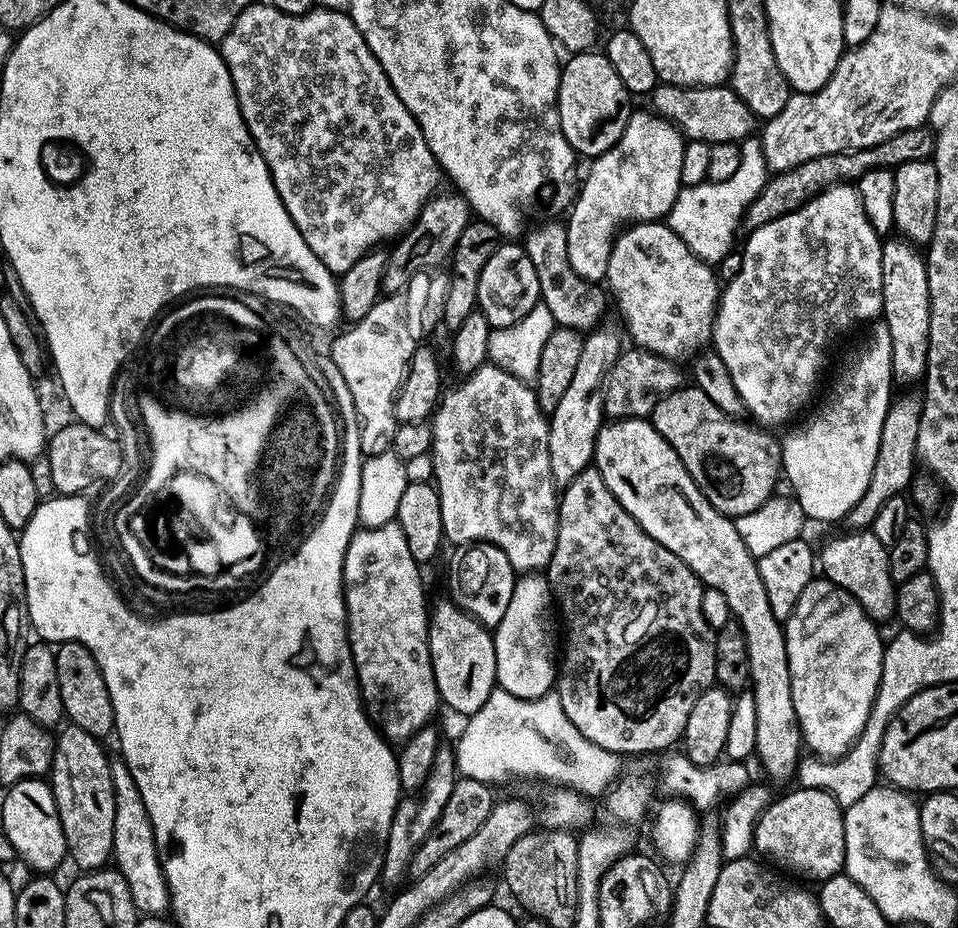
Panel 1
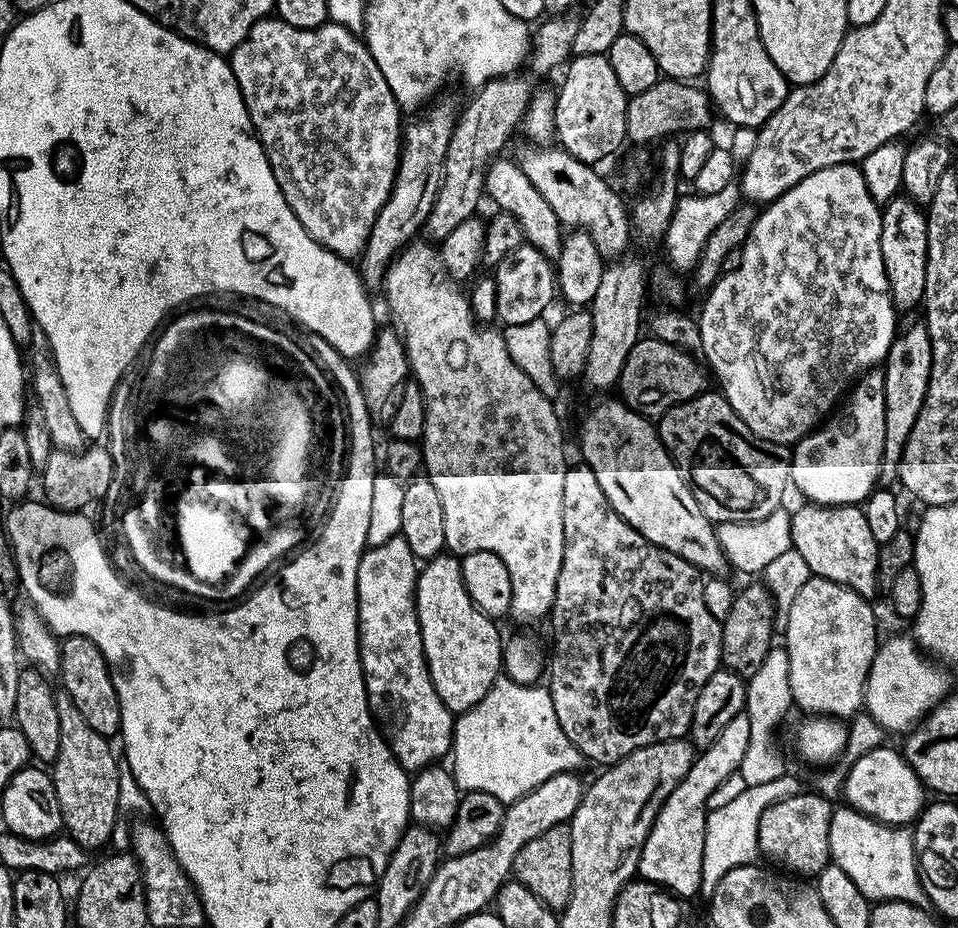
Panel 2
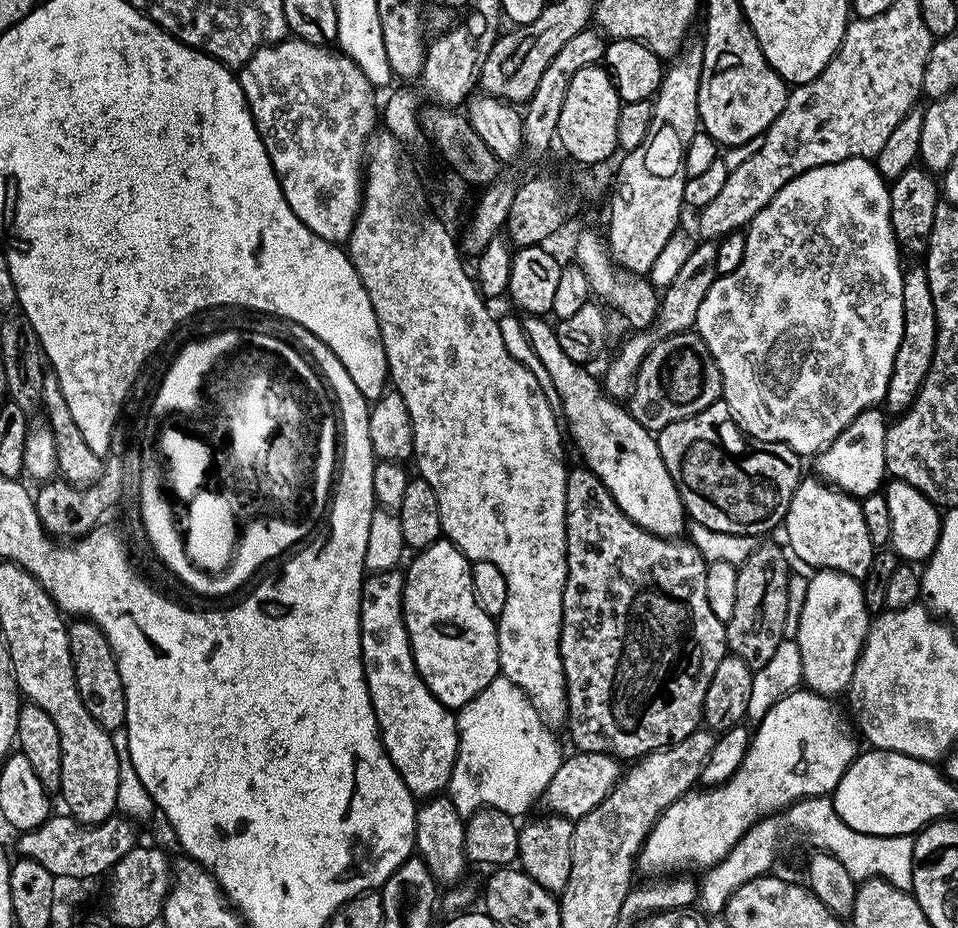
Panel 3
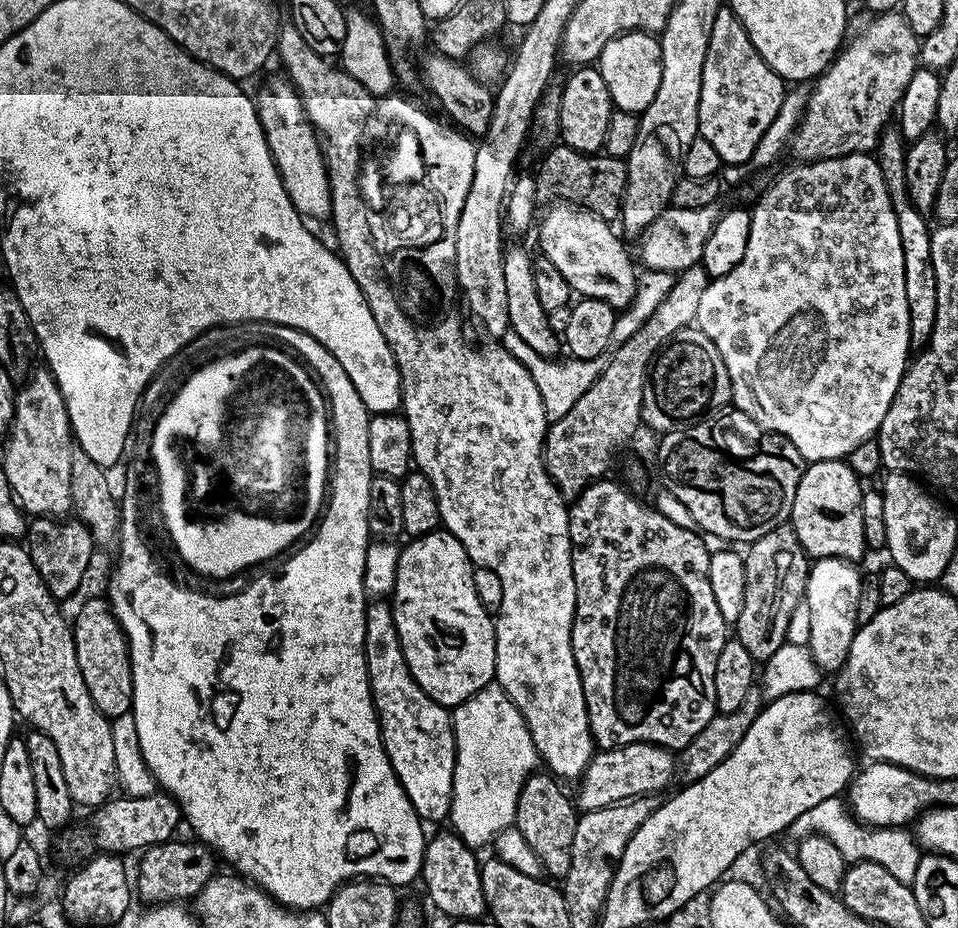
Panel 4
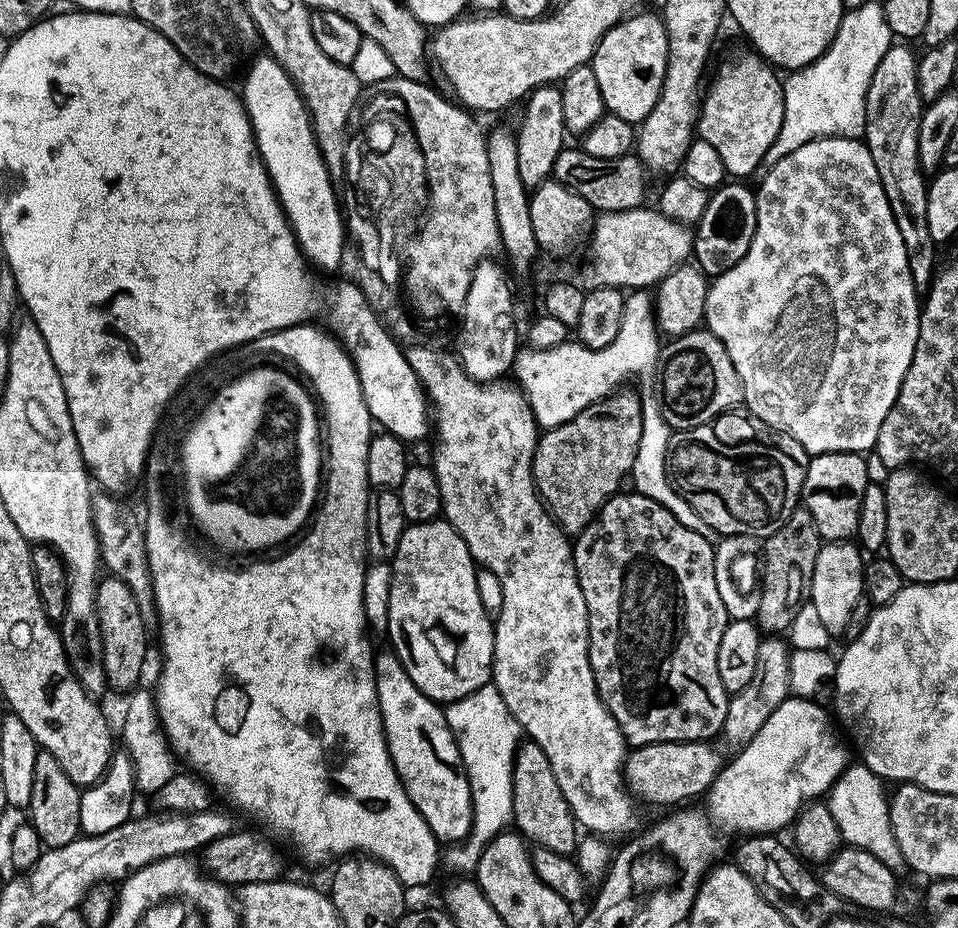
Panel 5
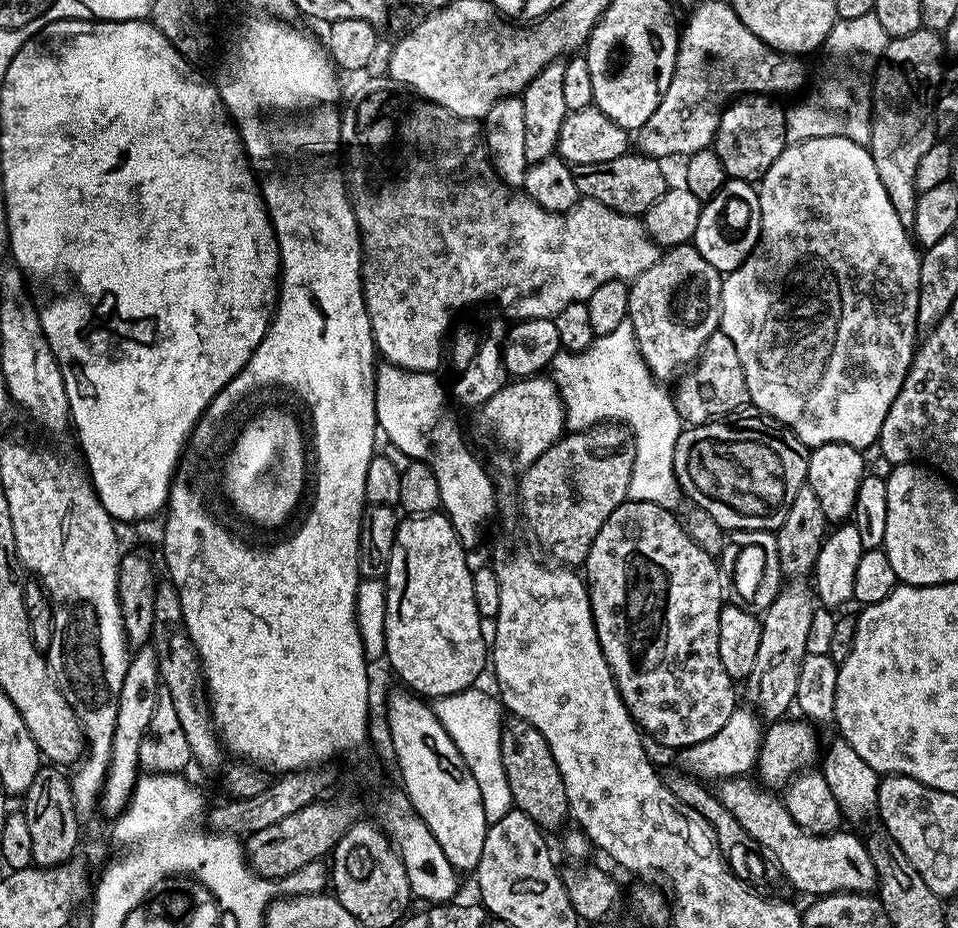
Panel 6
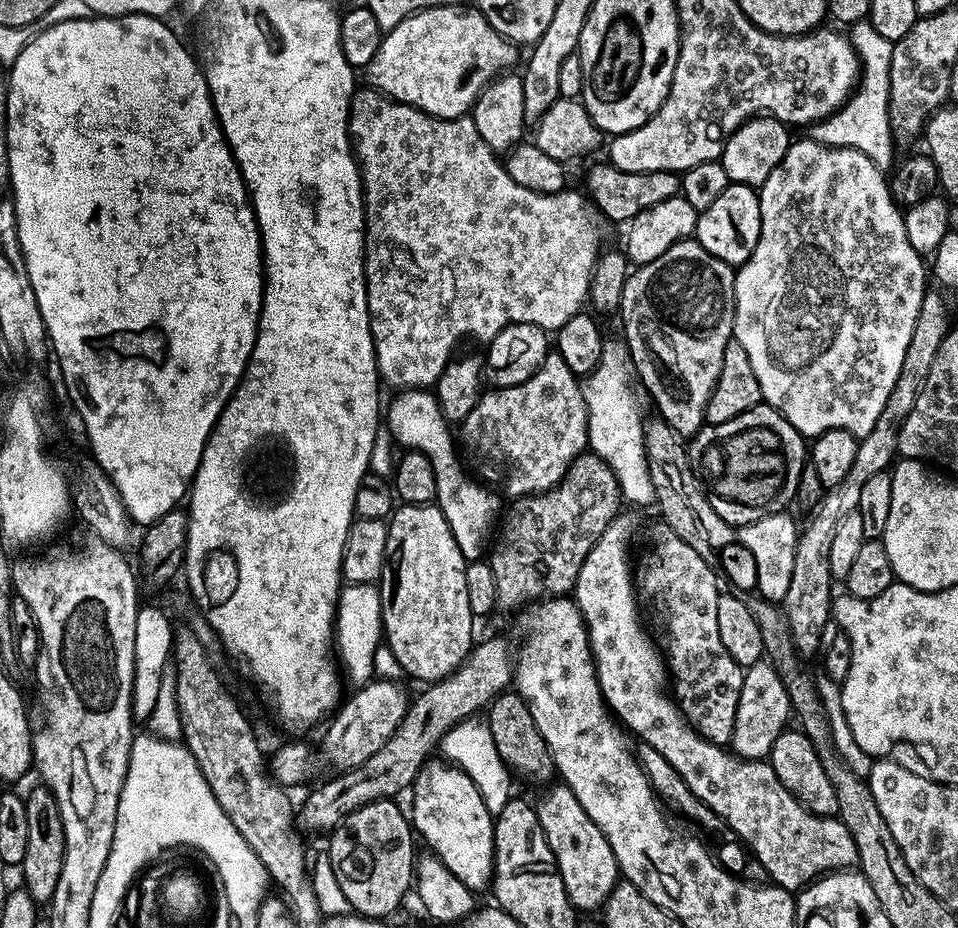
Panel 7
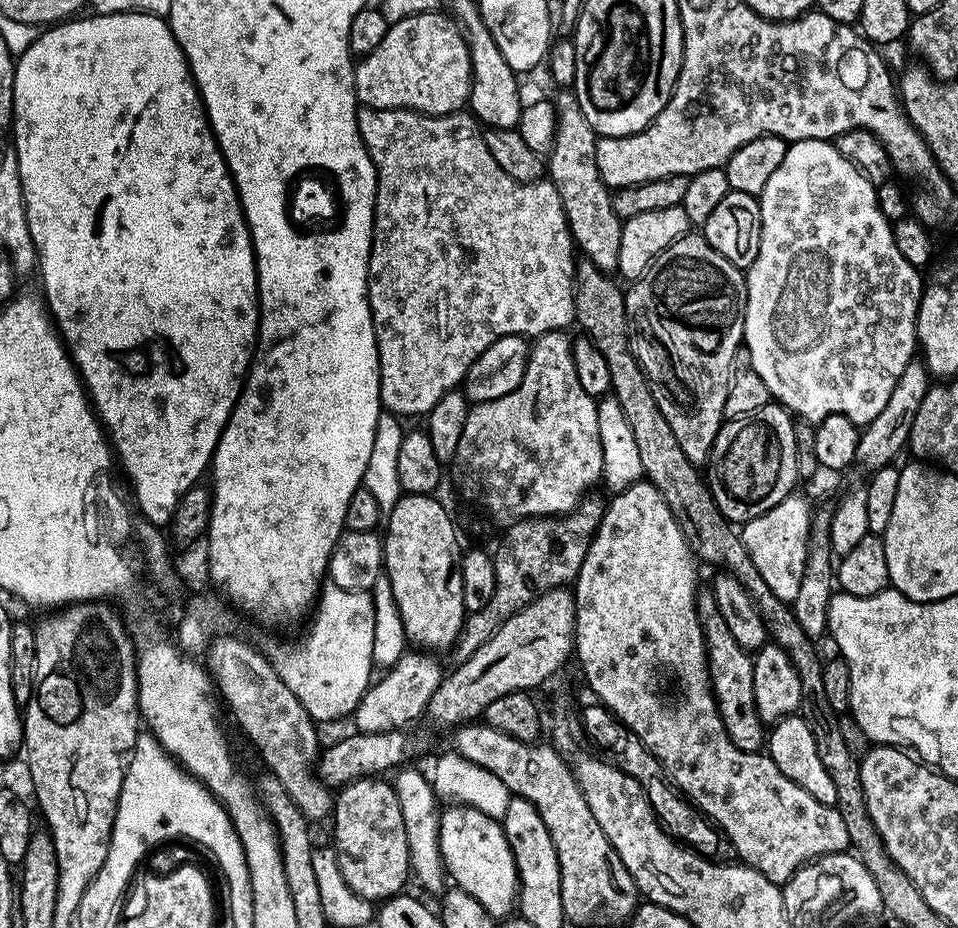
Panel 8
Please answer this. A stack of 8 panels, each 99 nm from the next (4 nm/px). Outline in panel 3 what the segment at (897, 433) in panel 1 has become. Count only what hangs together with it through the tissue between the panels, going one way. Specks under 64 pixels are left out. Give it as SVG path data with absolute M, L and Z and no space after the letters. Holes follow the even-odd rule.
M927 267L908 268L904 273L902 282L902 342L898 342L898 354L894 354L894 370L890 370L890 382L886 386L886 394L883 403L888 404L887 411L899 414L909 408L914 398L920 393L922 382L932 365L934 350L936 349L936 335L938 334L938 318L934 310L934 298L930 294L930 282L928 281Z

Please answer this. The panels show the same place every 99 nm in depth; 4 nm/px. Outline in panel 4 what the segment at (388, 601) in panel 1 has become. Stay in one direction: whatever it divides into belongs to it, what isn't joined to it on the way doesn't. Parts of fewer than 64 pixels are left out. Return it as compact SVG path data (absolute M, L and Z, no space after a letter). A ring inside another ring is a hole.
M369 603L366 615L368 621L364 631L364 657L368 663L368 681L372 687L372 700L376 703L380 721L380 735L384 737L384 751L388 753L388 760L396 771L396 777L400 779L400 785L410 798L421 821L447 821L452 810L452 784L456 772L456 734L449 709L429 698L410 674L392 621L391 607L387 603Z

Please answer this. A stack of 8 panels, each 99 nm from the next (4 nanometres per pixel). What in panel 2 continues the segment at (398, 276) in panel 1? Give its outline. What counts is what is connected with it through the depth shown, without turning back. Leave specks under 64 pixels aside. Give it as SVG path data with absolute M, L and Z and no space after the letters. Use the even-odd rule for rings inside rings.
M513 74L511 76L497 76L494 80L487 80L481 88L475 89L471 93L472 101L468 105L463 105L462 111L456 117L456 128L450 138L450 146L446 146L446 158L444 159L444 169L440 179L440 189L436 195L434 206L430 210L428 220L423 226L423 231L428 232L427 239L432 242L439 242L446 238L446 234L451 234L461 222L466 222L466 218L477 215L476 207L480 204L480 196L485 195L484 175L488 172L488 165L493 158L503 150L508 144L508 139L512 136L512 131L519 129L528 103L534 95L532 80L528 76Z

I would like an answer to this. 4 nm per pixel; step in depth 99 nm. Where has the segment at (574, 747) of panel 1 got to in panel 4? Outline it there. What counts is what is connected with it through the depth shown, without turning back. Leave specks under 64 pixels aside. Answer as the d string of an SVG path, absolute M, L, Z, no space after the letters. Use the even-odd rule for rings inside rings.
M498 686L483 688L475 696L459 704L451 713L451 718L456 734L456 772L452 784L450 824L456 835L469 848L476 850L479 849L479 844L486 843L488 839L489 843L515 821L520 791L524 789L524 783L533 771L532 763L537 763L538 753L532 746L532 736L528 733L522 714Z

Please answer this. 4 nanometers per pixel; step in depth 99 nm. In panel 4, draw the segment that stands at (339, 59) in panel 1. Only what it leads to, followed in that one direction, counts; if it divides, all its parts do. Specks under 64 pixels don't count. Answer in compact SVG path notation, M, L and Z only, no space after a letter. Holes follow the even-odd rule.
M287 78L266 81L260 93L255 93L254 103L272 161L280 171L290 202L294 202L301 216L327 221L332 215L332 199L328 171L324 165L324 149L316 129L304 115L304 104L292 81Z

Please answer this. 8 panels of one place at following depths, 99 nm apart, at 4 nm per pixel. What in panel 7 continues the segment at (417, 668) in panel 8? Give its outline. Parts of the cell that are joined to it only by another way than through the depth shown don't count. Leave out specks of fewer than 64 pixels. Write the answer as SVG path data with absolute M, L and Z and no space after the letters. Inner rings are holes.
M376 678L357 687L355 691L331 717L328 741L324 744L325 750L332 752L332 764L336 770L360 768L368 761L370 754L378 754L378 750L382 750L382 746L386 746L386 742L390 742L390 738L396 735L410 707L410 696L388 680Z

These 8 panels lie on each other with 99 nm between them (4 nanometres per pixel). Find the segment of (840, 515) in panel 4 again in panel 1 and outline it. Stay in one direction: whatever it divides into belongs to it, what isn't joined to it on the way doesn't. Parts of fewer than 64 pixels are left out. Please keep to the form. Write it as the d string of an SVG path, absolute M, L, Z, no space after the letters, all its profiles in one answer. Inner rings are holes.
M852 530L849 536L832 540L824 549L819 549L818 564L823 579L846 590L862 606L862 610L874 622L892 620L896 614L896 590L898 585L892 580L888 565L888 548L871 530Z

